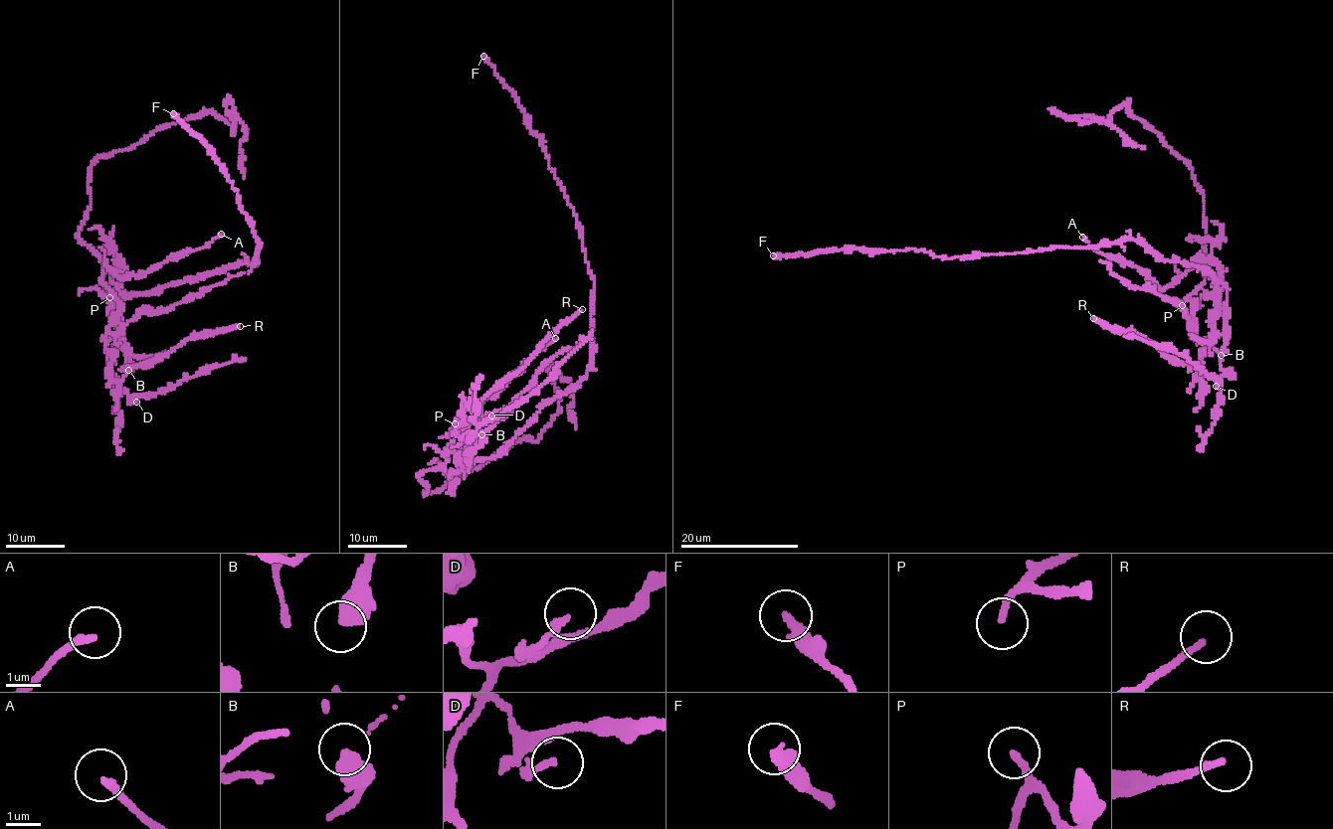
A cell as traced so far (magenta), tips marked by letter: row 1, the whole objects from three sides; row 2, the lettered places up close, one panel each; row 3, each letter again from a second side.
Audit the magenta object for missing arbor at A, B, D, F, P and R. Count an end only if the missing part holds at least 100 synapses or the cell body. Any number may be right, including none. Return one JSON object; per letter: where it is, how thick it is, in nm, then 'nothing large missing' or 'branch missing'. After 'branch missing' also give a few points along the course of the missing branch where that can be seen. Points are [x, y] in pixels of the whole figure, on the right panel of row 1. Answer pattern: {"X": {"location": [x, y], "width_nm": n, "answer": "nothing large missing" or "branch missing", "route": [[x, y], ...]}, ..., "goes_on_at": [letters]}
{"A": {"location": [1082, 237], "width_nm": 200, "answer": "nothing large missing"}, "B": {"location": [1221, 355], "width_nm": 400, "answer": "nothing large missing"}, "D": {"location": [1216, 386], "width_nm": 170, "answer": "nothing large missing"}, "F": {"location": [773, 255], "width_nm": 380, "answer": "nothing large missing"}, "P": {"location": [1182, 305], "width_nm": 180, "answer": "nothing large missing"}, "R": {"location": [1093, 318], "width_nm": 180, "answer": "nothing large missing"}, "goes_on_at": []}

